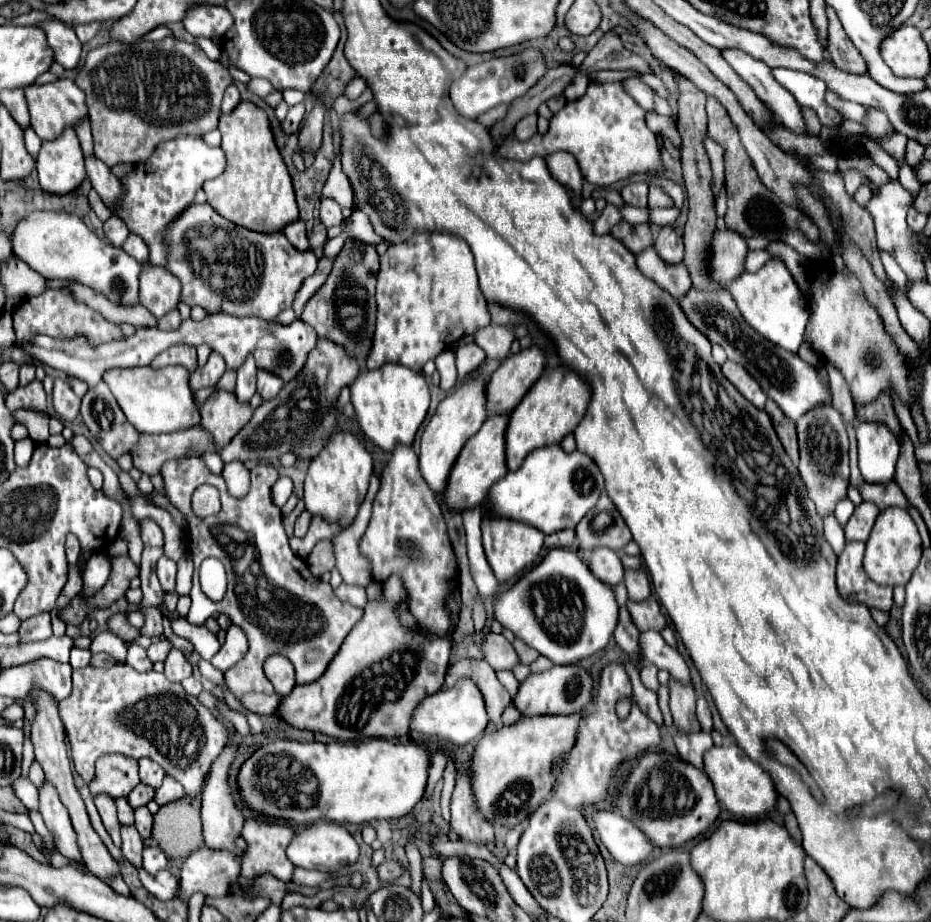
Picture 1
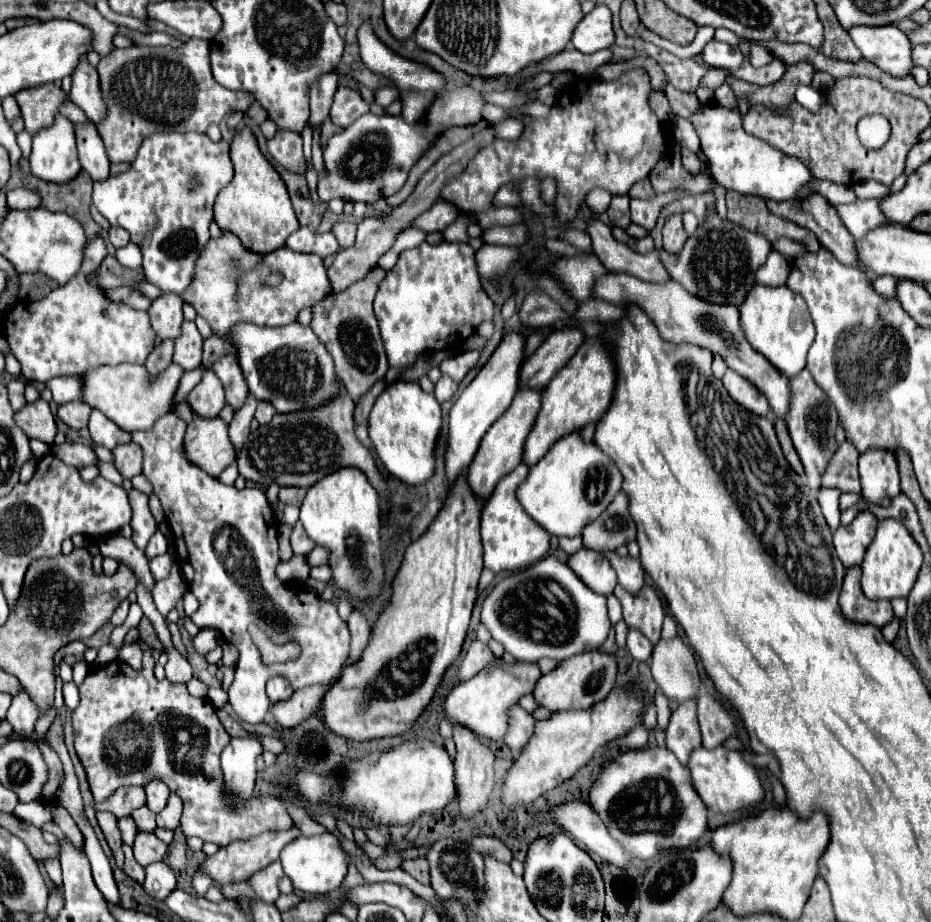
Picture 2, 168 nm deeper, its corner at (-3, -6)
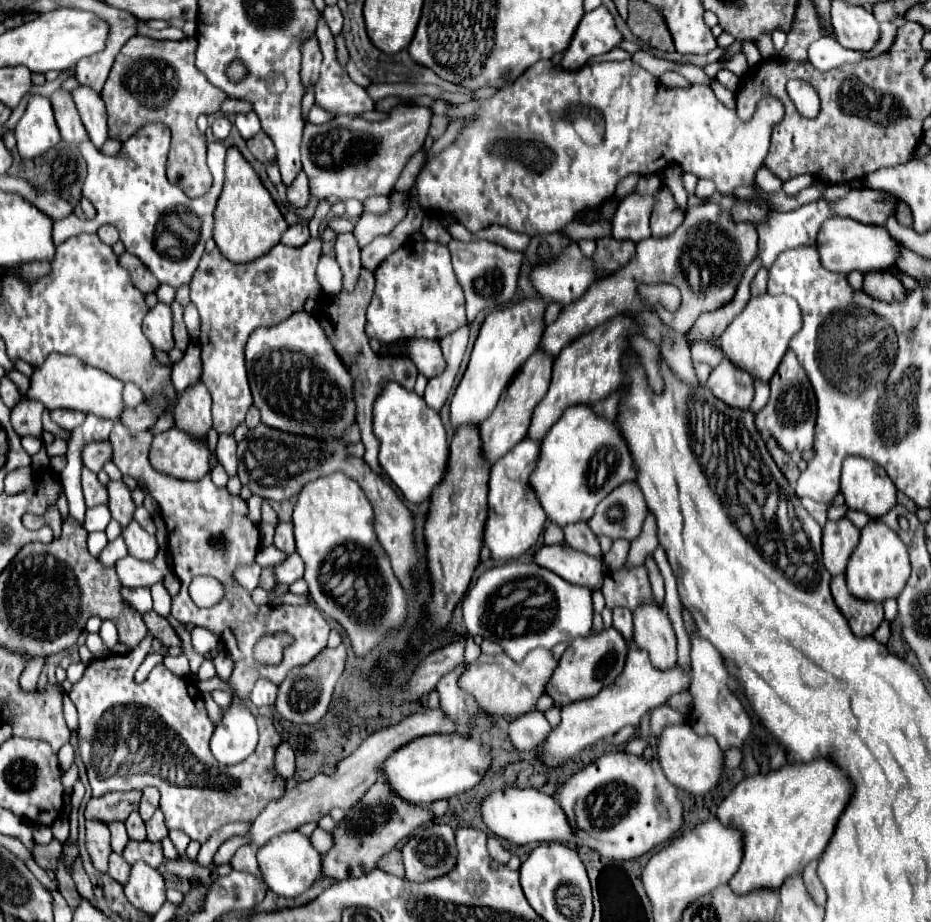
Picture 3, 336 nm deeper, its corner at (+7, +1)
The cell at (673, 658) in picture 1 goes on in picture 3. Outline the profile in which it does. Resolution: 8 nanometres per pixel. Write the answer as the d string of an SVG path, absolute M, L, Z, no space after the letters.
M616 608L614 610L614 628L626 638L626 642L632 642L634 636L634 622L632 622L632 612L626 608Z

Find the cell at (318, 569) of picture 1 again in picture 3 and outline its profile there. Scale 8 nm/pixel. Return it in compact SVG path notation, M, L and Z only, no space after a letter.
M294 552L286 562L282 562L280 566L276 566L274 572L276 572L276 582L280 582L280 584L292 584L298 578L302 578L302 574L304 574L304 562Z

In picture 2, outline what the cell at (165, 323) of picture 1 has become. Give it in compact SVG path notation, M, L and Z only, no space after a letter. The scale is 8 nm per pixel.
M162 341L162 345L158 345L150 353L150 357L144 365L150 379L156 379L164 369L168 369L168 365L172 363L172 347L174 347L174 341Z

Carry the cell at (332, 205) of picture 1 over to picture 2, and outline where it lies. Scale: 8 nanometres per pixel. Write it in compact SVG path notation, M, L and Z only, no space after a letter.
M340 221L340 223L336 223L336 225L334 225L332 233L336 235L336 239L338 239L338 243L340 243L340 247L342 247L342 249L352 247L352 245L354 245L354 241L356 241L356 225L354 225L354 223Z

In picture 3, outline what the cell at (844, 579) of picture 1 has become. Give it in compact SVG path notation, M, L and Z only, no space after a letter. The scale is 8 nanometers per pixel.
M838 574L838 576L832 578L830 590L832 590L836 606L840 608L840 612L850 622L850 628L852 628L854 634L858 634L858 636L870 636L878 628L878 624L884 618L880 602L866 602L866 600L854 598L848 592L846 576L844 574Z

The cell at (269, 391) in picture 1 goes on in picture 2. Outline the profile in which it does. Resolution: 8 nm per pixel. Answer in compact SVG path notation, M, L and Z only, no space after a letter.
M260 401L258 403L258 409L256 409L256 421L260 423L260 425L266 425L268 421L272 421L272 417L274 417L274 409L272 409L272 405L268 405L266 401Z

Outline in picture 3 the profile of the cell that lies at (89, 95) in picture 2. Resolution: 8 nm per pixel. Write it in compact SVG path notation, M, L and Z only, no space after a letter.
M78 84L72 92L72 100L76 104L76 110L80 112L80 118L90 134L90 140L96 148L100 148L106 138L108 138L108 128L106 128L106 108L96 90L90 90L90 86Z

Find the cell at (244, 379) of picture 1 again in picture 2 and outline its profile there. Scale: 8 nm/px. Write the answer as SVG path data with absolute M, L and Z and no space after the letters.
M250 395L248 405L244 405L244 409L240 409L240 413L234 413L234 419L230 423L228 435L230 435L230 441L234 445L236 455L242 451L242 445L244 445L248 433L250 433L250 421L252 421L254 411L256 411L256 399Z

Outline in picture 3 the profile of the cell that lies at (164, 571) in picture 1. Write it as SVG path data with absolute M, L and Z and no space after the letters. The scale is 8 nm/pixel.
M132 520L128 524L128 528L122 532L126 546L128 546L128 554L138 558L138 560L146 560L150 562L156 554L158 554L158 546L156 546L156 538L146 534L146 530L140 528L140 524L136 520Z

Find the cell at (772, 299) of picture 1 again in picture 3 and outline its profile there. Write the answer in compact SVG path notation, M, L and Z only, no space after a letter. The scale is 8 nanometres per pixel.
M762 294L758 298L752 296L742 314L736 316L720 336L722 350L732 364L740 366L742 370L750 372L752 376L764 382L770 382L788 350L790 338L798 334L800 326L802 326L802 312L798 310L798 302L794 302L794 298L770 296L770 294Z

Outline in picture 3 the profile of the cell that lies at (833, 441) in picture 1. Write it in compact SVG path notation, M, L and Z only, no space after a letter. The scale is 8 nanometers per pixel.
M792 350L786 352L782 364L778 366L776 374L770 380L770 400L768 404L756 414L756 426L758 430L766 430L776 438L776 442L788 452L804 452L810 450L814 444L814 426L816 426L816 396L812 390L812 384L808 382L808 376L804 368L800 366L798 358Z

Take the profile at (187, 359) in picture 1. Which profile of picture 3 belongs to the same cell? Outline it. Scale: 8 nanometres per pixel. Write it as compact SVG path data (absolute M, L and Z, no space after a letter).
M172 302L172 314L174 314L174 346L186 350L186 346L190 344L190 336L182 322L182 306L178 302Z

